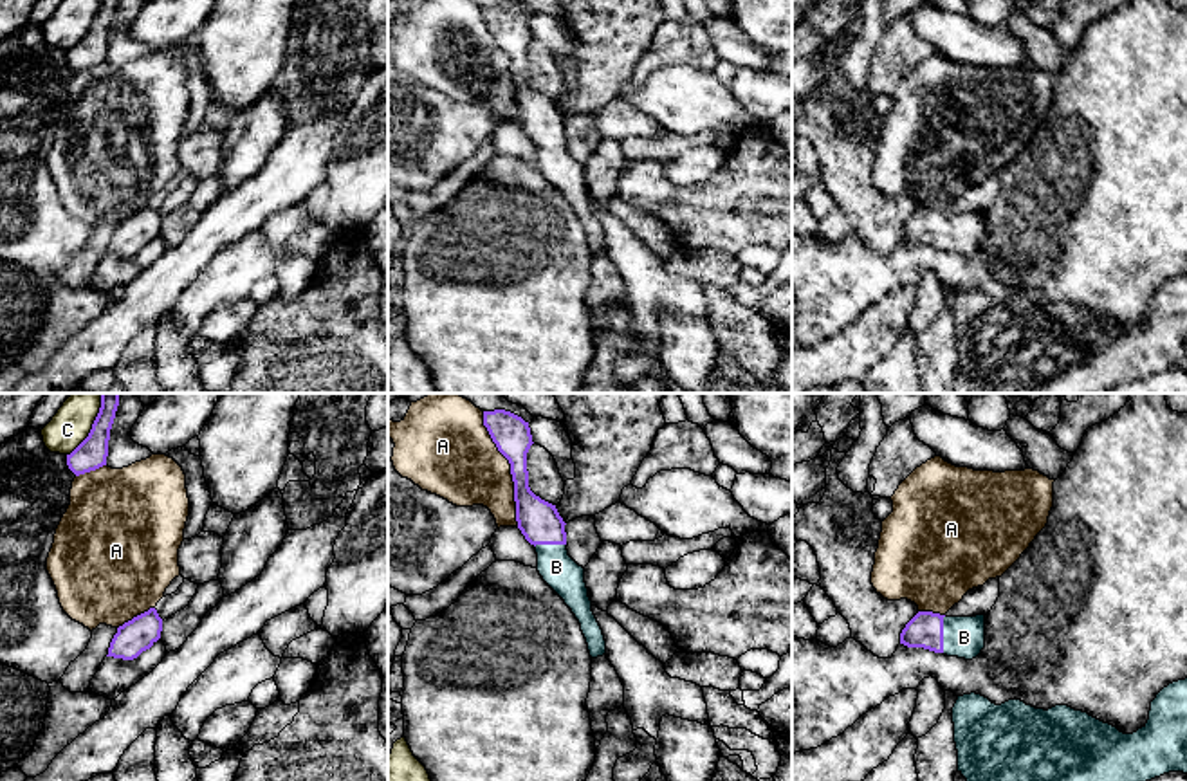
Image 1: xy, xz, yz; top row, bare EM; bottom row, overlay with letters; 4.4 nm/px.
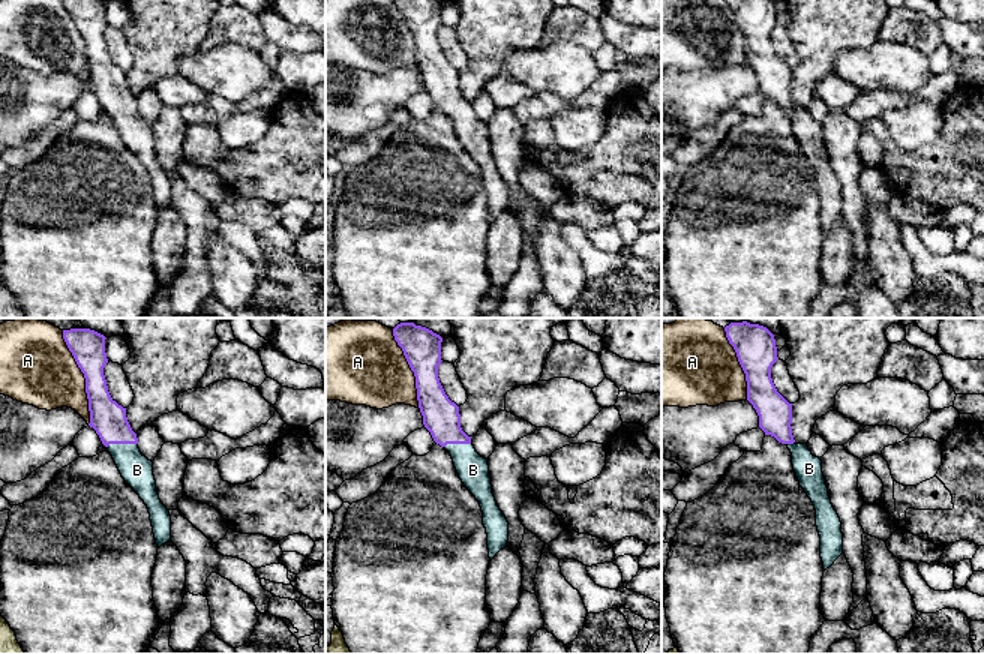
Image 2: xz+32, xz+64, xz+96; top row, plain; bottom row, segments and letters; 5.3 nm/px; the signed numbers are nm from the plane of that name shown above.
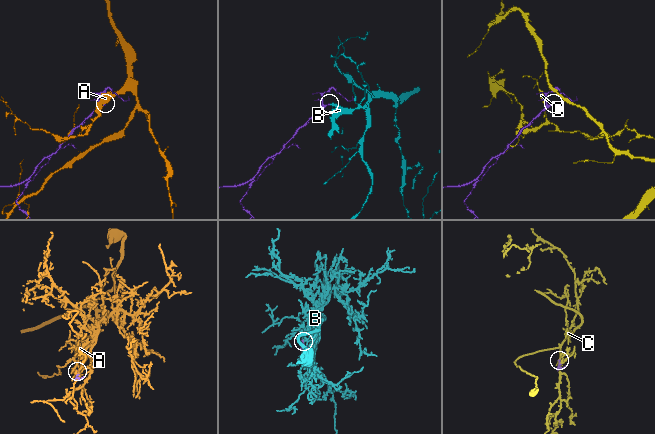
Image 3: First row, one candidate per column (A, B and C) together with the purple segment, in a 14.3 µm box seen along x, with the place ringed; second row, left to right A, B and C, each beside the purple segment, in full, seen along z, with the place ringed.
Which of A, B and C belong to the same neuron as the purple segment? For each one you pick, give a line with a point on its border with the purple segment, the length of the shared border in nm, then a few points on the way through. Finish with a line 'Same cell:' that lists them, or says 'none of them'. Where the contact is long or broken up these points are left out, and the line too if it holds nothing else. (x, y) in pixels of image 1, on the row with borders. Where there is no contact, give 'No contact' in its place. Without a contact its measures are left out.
B: Touches purple at yz (942, 633). Shared border 170 nm
Same cell: B

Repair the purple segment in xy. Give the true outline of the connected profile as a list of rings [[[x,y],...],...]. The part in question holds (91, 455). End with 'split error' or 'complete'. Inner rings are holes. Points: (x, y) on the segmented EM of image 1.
[[[101,393],[101,408],[88,436],[67,455],[67,465],[76,476],[106,465],[110,429],[117,406],[119,393]]] | complete

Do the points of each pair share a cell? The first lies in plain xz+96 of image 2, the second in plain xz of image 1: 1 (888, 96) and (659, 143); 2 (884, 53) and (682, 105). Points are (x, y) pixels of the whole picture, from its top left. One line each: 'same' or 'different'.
1: same
2: same

